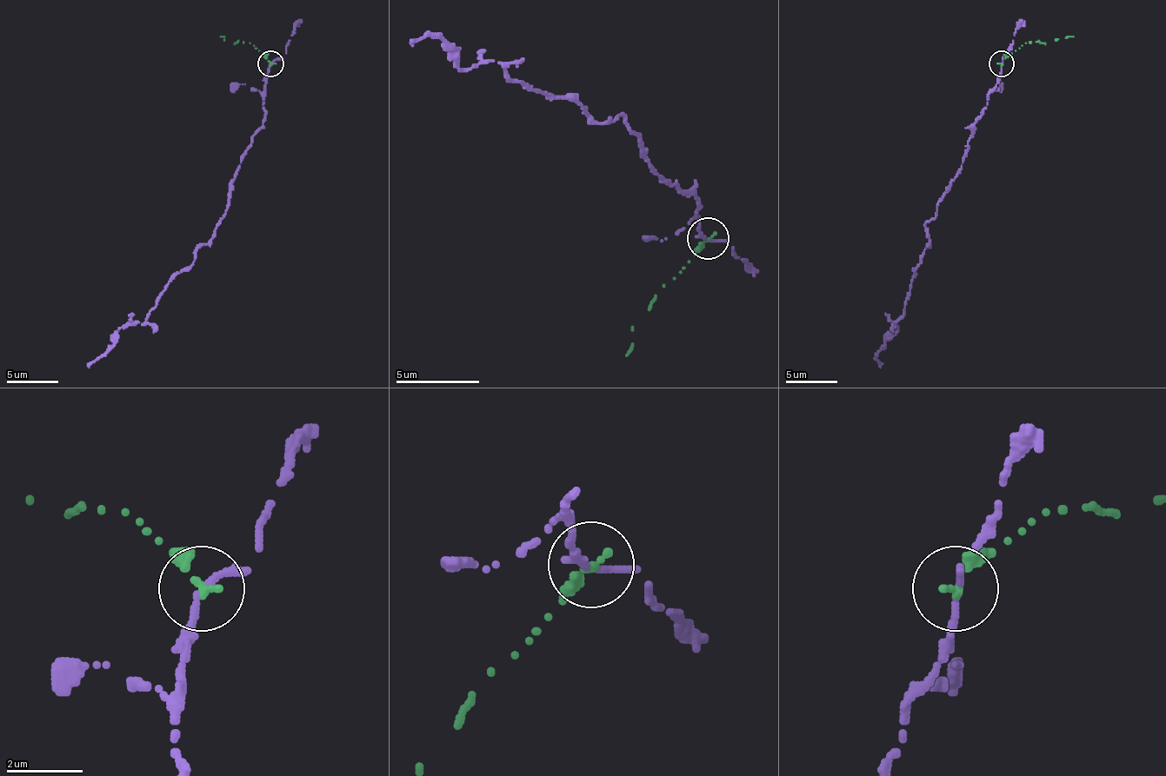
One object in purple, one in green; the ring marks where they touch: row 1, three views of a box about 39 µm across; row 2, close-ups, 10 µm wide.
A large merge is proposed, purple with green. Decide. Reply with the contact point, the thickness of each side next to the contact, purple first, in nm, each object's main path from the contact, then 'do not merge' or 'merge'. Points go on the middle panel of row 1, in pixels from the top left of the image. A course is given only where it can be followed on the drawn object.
(708, 238) | 160/280 nm | purple via (704, 240), (700, 202), (658, 176), (621, 114), (596, 122), (499, 63), (465, 68), (428, 34), (411, 43) | green via (709, 240), (662, 286), (633, 328), (624, 356) | do not merge

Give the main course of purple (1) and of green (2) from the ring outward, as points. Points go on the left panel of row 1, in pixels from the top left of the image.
1: (269, 64), (266, 118), (229, 182), (227, 211), (212, 239), (168, 282), (143, 324), (122, 327), (88, 368)
2: (271, 64), (243, 41), (224, 41), (219, 36)

